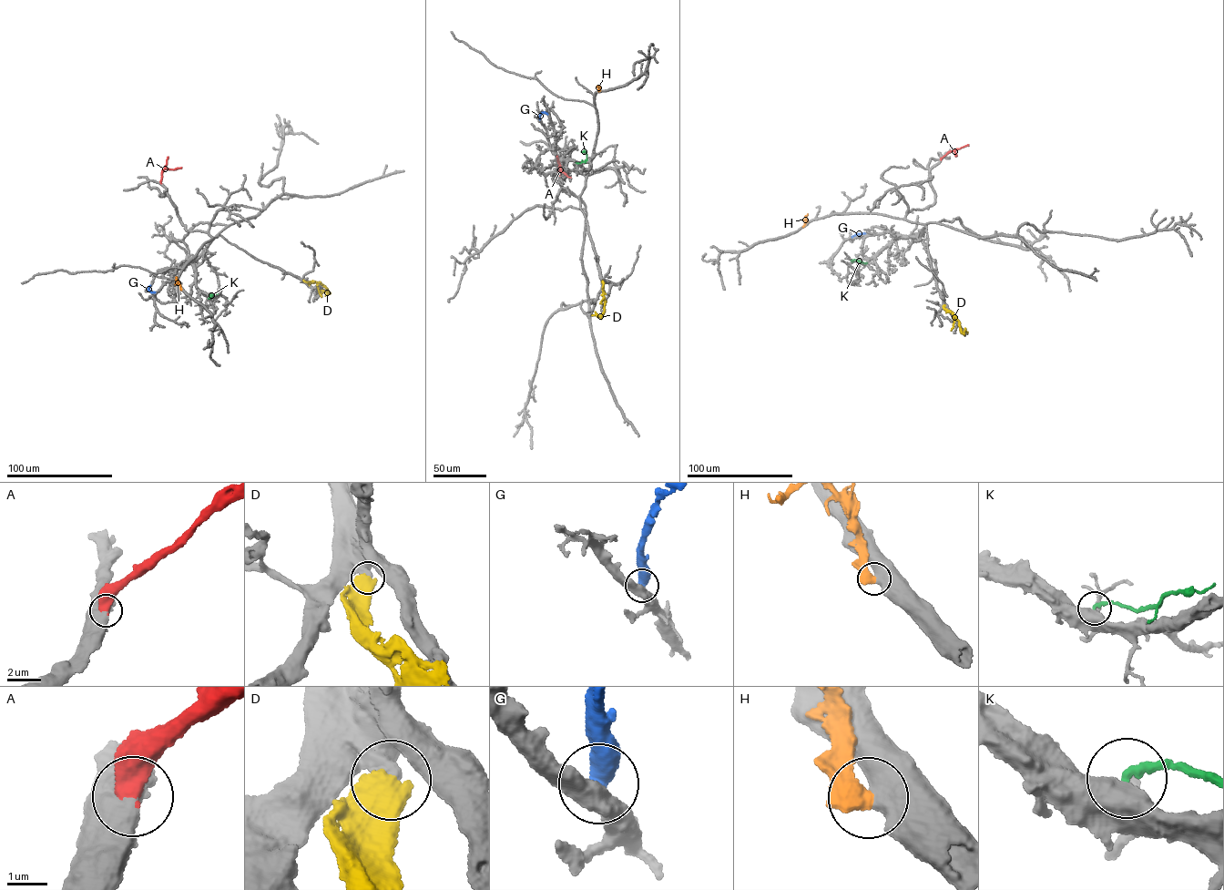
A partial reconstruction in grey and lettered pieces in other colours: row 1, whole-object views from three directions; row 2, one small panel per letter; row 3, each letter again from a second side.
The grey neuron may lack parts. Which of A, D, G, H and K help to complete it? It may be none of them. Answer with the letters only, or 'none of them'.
A

